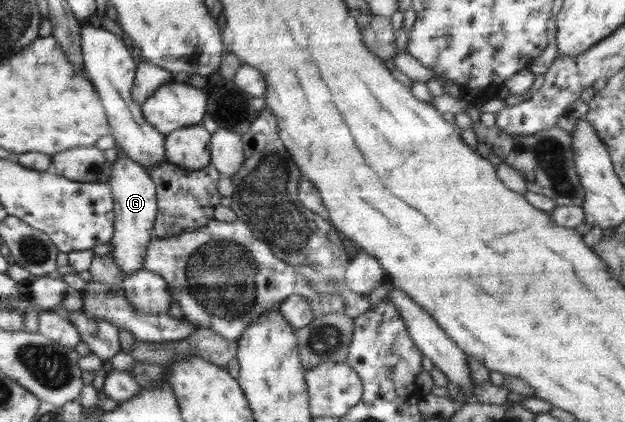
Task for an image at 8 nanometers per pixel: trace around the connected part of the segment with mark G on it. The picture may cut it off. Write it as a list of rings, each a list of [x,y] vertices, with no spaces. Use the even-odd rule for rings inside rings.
[[[117,147],[118,157],[112,165],[112,175],[110,175],[110,188],[114,197],[114,234],[110,243],[113,245],[110,255],[114,257],[114,263],[122,269],[124,278],[130,274],[140,271],[142,261],[146,255],[148,241],[154,236],[155,218],[157,215],[157,196],[155,184],[148,170],[141,164],[134,162],[122,147]]]

